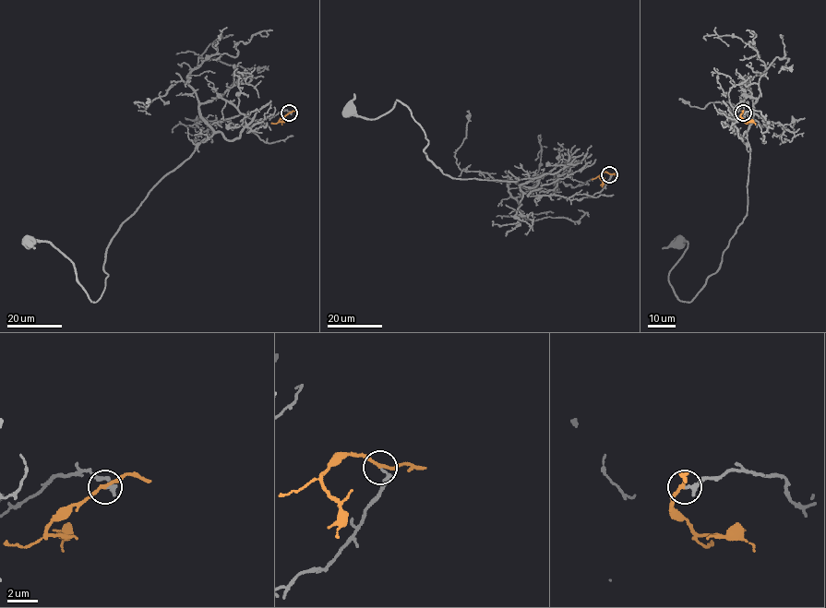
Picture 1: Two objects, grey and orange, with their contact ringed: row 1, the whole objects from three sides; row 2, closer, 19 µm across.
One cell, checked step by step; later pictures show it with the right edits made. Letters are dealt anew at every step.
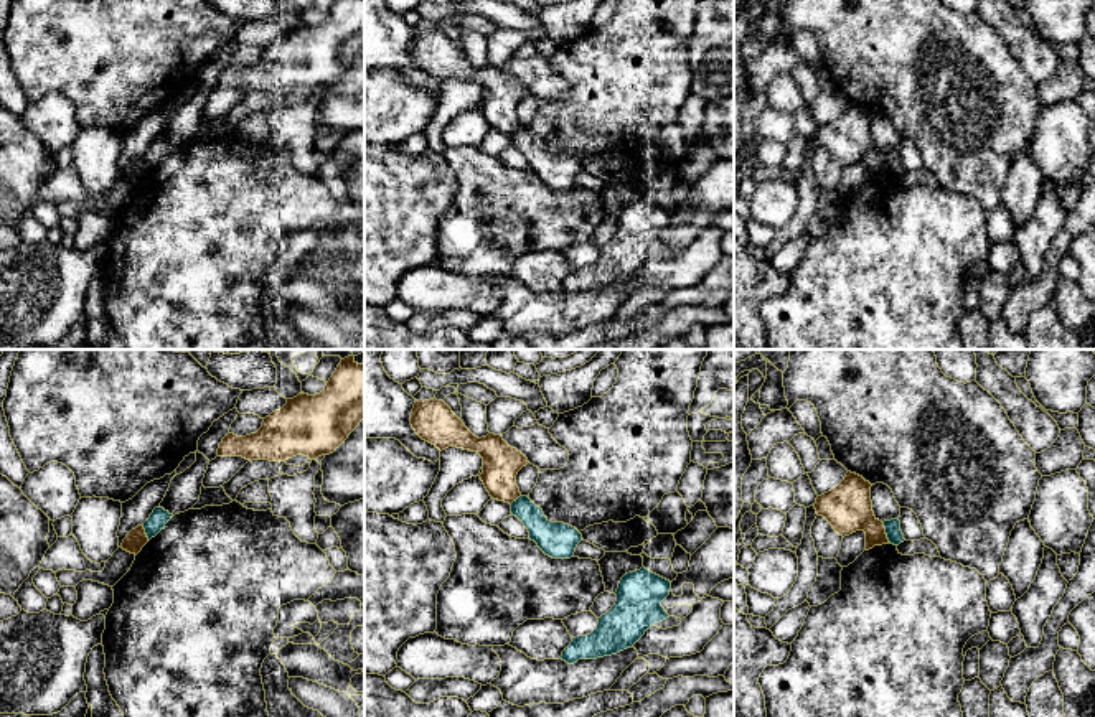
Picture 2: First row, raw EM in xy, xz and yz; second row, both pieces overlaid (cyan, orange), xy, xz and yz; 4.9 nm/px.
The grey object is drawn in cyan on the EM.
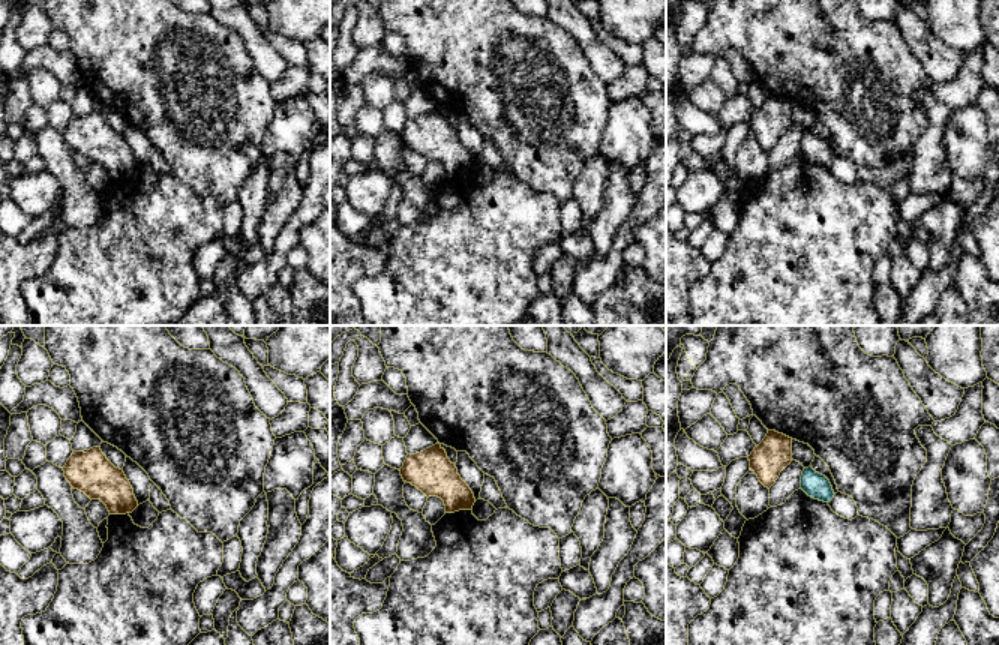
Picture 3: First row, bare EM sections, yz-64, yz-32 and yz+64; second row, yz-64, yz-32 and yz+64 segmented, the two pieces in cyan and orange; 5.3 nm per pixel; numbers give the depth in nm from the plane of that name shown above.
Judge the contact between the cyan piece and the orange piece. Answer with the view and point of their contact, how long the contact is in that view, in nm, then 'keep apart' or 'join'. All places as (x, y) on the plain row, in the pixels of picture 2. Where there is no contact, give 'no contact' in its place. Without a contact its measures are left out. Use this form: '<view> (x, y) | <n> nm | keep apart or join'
yz (886, 164) | 110 nm | keep apart

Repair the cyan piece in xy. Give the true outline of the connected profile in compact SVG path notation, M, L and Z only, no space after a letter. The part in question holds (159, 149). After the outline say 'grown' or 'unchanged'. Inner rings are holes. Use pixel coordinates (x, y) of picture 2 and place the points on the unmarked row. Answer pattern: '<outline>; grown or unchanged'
M155 138L150 148L143 153L143 160L148 171L155 168L172 148L173 145L170 145L163 138Z; unchanged

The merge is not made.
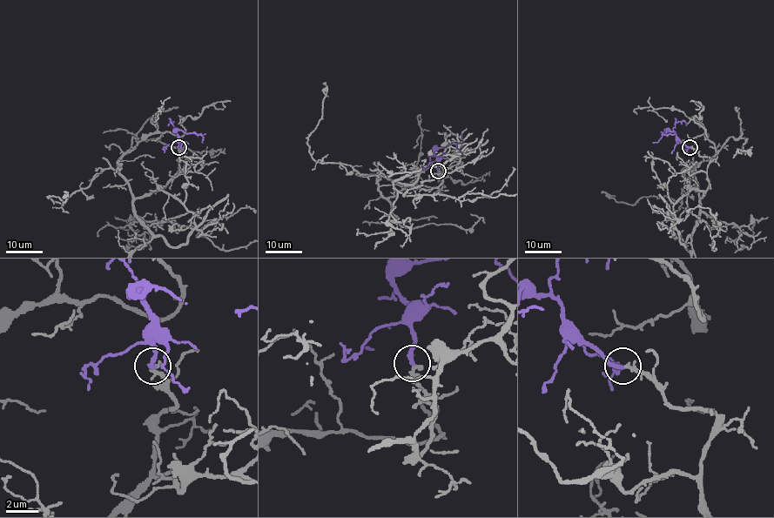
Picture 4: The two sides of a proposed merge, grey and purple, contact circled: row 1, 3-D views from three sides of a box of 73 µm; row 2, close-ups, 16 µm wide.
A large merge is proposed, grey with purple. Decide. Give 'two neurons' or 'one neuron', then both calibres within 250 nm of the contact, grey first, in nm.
one neuron | 190/280 nm

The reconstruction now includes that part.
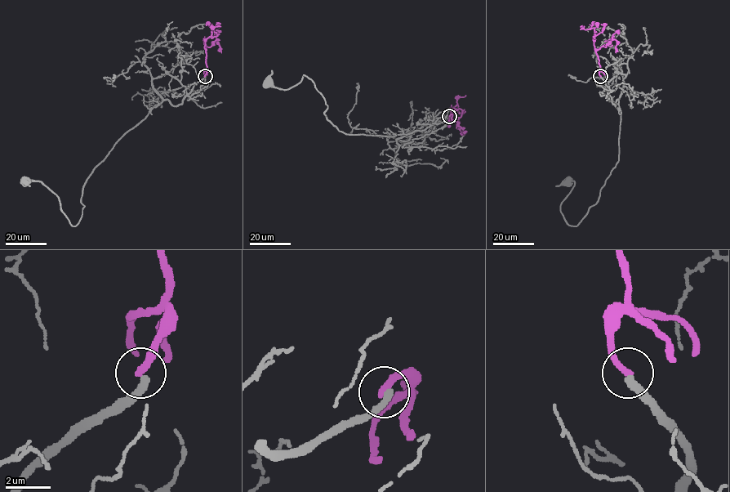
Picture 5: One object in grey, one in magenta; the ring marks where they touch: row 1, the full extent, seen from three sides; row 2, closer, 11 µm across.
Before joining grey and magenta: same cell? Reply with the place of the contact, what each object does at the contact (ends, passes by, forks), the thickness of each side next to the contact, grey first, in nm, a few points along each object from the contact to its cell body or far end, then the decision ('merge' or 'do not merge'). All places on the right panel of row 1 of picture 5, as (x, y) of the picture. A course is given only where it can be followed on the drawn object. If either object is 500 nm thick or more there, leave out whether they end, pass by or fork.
at (600, 76); grey ends there; magenta ends there; 360 nm thick on the grey side, 320 nm on the other; grey runs (600, 76), (612, 102), (618, 101), (618, 160), (598, 199), (576, 226), (560, 210), (574, 185), (567, 180); magenta runs (600, 76), (600, 66), (594, 47), (594, 28), (585, 29), (580, 26); do not merge

